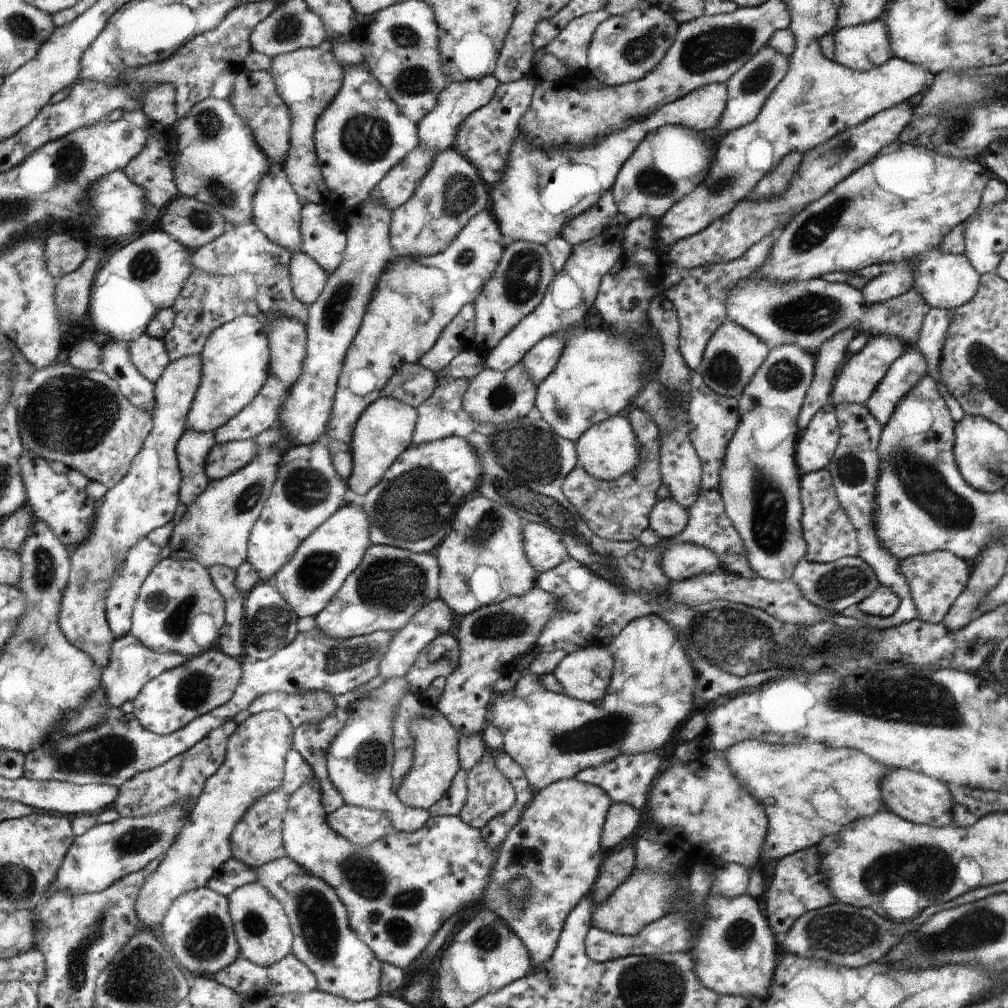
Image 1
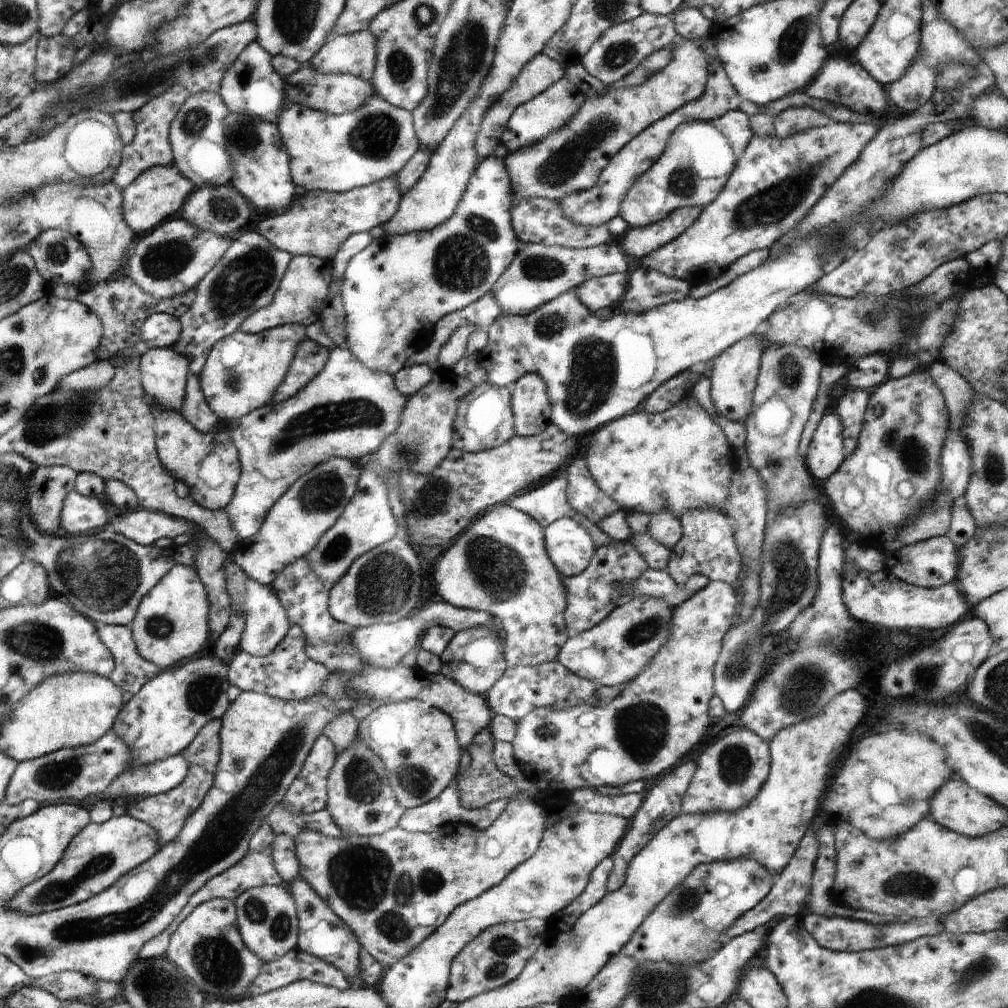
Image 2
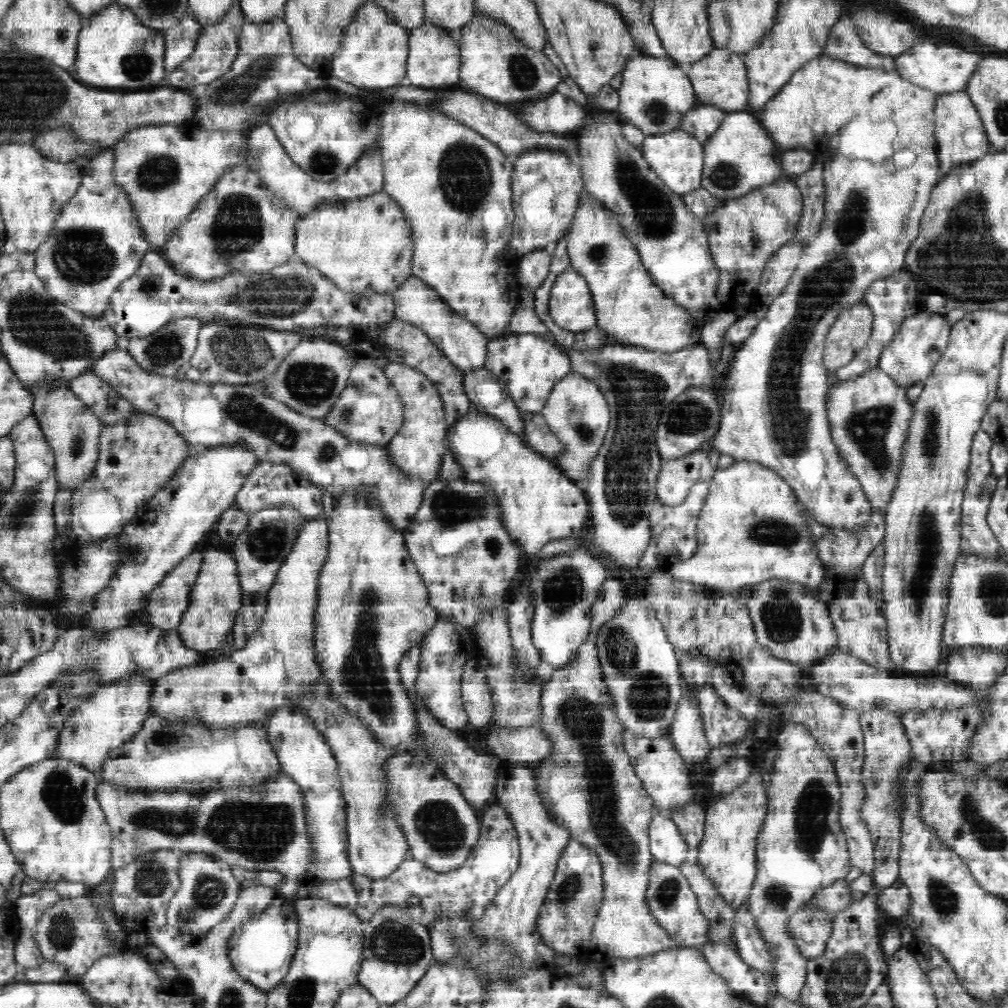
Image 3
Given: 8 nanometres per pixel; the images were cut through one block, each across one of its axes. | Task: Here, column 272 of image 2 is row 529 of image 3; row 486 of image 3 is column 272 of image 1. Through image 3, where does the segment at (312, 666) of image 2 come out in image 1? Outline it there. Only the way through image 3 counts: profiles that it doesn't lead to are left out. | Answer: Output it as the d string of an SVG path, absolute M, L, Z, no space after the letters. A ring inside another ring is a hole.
M272 692L262 698L256 698L248 706L248 711L252 715L269 709L282 711L292 726L298 727L302 724L316 724L326 716L334 714L336 708L333 696L324 692L300 692L300 694Z

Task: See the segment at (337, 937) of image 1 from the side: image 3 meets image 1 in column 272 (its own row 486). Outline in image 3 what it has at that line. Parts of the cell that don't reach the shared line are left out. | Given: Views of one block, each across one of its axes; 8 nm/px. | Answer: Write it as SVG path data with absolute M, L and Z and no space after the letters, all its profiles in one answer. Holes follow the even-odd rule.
M876 367L852 380L842 380L834 384L832 388L828 388L826 396L826 412L834 445L862 485L871 509L882 514L885 514L886 506L894 493L894 482L899 482L898 466L902 466L903 462L902 442L907 442L906 426L910 427L913 414L913 404L908 401L906 392L907 387L898 386L889 374Z

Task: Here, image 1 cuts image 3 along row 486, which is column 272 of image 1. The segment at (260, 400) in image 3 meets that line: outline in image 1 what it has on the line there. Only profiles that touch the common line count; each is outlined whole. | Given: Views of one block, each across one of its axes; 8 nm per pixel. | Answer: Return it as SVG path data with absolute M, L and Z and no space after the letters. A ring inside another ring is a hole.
M276 316L270 319L267 335L271 350L270 373L267 383L260 390L258 397L239 416L236 416L228 425L215 433L218 443L228 443L238 440L256 439L264 430L275 426L283 410L284 400L288 397L288 390L295 385L303 370L304 358L307 358L307 330L304 322L292 316Z

